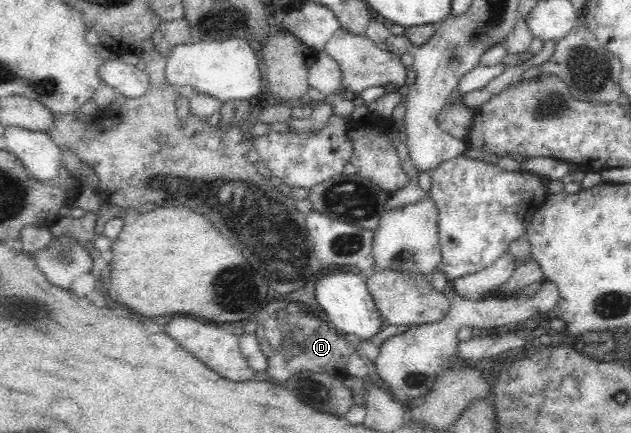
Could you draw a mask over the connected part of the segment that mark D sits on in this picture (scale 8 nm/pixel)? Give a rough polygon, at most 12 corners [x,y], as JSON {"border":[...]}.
{"border":[[275,301],[255,317],[271,381],[344,379],[353,351],[326,314]]}

